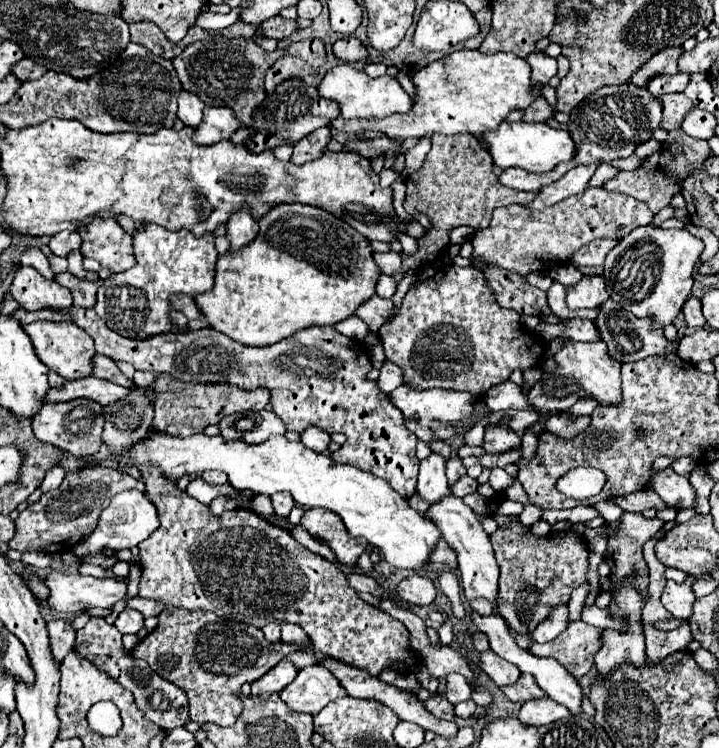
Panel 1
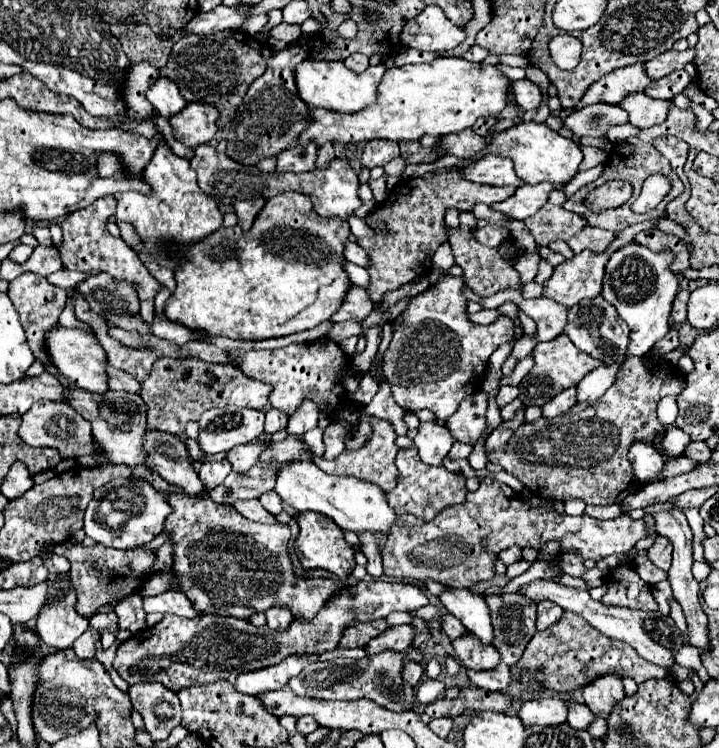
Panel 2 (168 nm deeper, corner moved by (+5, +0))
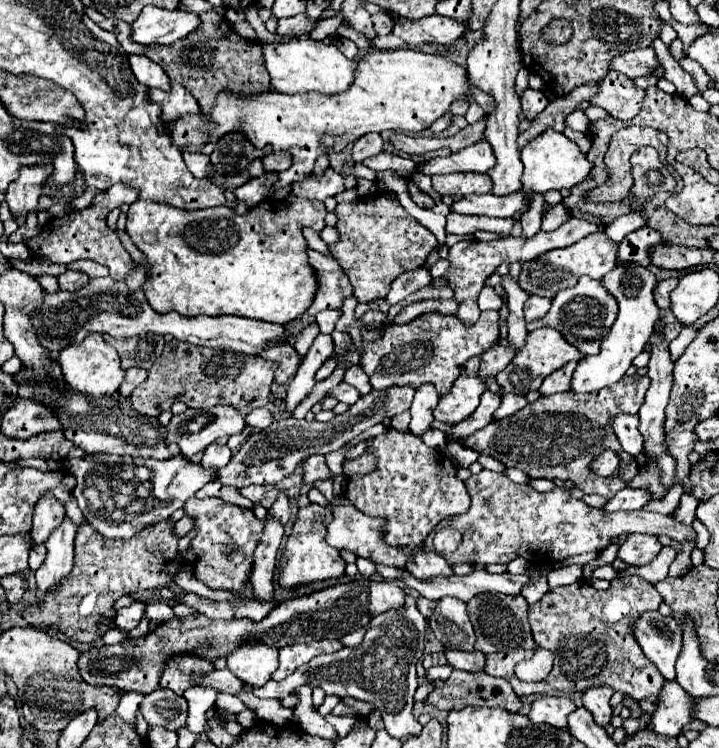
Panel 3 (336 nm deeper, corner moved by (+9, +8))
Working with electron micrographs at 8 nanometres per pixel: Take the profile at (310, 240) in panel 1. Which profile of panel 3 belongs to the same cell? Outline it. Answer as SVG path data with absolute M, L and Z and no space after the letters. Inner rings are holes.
M289 196L283 202L263 202L249 214L235 214L233 208L209 210L177 210L175 206L161 206L159 202L131 204L127 212L127 234L135 246L147 256L149 272L141 286L147 302L159 314L179 312L181 316L243 316L263 322L289 324L301 316L313 302L317 280L305 256L303 226L321 230L325 226L325 204L317 200L303 200Z

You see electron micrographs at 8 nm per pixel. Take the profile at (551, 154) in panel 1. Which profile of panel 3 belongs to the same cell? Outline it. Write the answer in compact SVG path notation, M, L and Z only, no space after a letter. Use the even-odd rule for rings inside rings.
M545 130L539 134L533 142L529 142L521 150L521 162L525 166L523 170L523 192L527 194L526 207L518 210L512 218L515 221L510 236L518 238L522 235L520 218L529 209L533 194L547 192L547 190L563 190L563 188L573 188L585 180L591 178L591 168L593 164L587 160L587 156L579 150L575 142L571 142L565 134L557 134L555 130Z

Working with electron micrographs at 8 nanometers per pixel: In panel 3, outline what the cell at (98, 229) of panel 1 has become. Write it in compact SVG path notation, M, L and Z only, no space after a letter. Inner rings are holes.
M115 184L105 193L95 196L95 202L91 208L85 210L77 210L77 214L67 214L61 222L51 222L47 226L43 226L43 230L33 236L31 240L25 240L27 248L33 252L33 256L41 256L47 258L49 262L55 264L71 264L77 260L93 260L97 264L103 264L109 268L109 274L117 280L123 280L127 276L127 272L133 266L133 260L129 256L129 252L123 248L121 240L117 238L117 234L107 228L105 224L105 216L109 210L120 207L123 204L131 205L138 199L139 191L135 188L127 187L123 184Z

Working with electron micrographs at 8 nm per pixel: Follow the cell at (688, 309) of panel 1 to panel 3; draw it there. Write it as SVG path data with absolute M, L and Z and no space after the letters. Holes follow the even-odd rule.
M667 278L657 282L655 286L655 304L659 308L669 308L669 294L673 292L673 288L677 286L677 278Z

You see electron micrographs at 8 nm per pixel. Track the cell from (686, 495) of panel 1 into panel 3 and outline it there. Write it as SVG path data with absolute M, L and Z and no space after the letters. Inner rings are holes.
M617 414L611 418L611 426L617 434L617 440L621 442L623 450L631 456L637 456L643 452L641 446L641 432L637 430L637 416L635 414Z

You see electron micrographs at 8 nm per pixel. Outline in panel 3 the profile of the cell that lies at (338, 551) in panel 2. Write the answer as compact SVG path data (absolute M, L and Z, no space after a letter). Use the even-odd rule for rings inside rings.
M309 504L299 510L299 518L293 526L293 532L283 548L281 560L279 560L279 586L285 590L293 590L303 584L327 580L327 578L339 578L345 574L345 562L339 556L337 550L333 550L325 542L327 534L327 522L331 520L331 512L325 506Z

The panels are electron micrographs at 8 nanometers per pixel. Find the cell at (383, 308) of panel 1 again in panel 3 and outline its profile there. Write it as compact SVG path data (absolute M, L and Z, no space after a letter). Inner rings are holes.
M307 248L307 258L309 266L313 266L313 272L317 274L317 294L307 314L315 316L323 310L339 310L343 300L353 294L353 288L339 262L311 248Z

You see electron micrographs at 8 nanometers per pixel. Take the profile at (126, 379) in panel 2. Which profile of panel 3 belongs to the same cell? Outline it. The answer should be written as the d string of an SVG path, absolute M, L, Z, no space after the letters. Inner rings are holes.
M129 368L127 374L125 374L125 380L119 388L119 394L123 398L129 398L133 394L133 390L147 378L147 370L141 370L141 368Z

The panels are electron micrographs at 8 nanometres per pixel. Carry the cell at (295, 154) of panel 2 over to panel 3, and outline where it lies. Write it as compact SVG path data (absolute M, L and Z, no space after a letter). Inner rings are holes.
M287 152L283 154L269 154L263 158L265 172L283 172L291 166L291 156Z

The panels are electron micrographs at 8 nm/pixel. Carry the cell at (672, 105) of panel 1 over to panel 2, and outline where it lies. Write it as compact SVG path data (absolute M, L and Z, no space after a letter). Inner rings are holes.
M629 94L621 102L621 108L629 112L631 124L639 126L639 128L649 128L649 126L657 126L657 124L665 122L669 106L671 106L671 102L655 100L645 94Z

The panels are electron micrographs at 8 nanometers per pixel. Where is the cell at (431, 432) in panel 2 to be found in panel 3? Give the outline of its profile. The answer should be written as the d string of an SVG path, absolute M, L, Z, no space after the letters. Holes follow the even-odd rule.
M419 386L415 390L413 402L411 402L411 424L409 430L415 436L421 436L425 430L429 430L431 420L433 420L433 408L439 402L439 394L433 386Z

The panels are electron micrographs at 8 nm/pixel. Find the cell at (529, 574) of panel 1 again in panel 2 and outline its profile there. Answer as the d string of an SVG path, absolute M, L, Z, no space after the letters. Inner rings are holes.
M491 594L485 596L491 610L495 628L495 648L501 652L503 662L513 666L529 640L535 634L537 602L523 594Z

